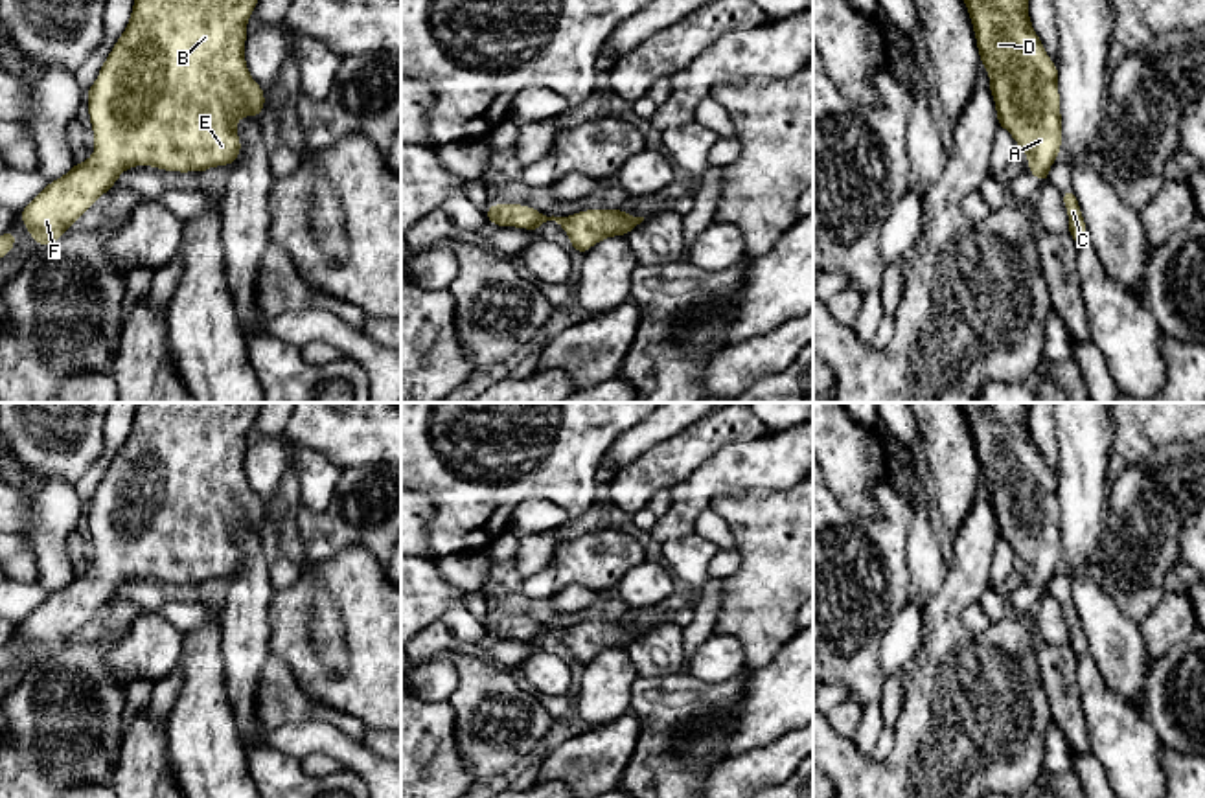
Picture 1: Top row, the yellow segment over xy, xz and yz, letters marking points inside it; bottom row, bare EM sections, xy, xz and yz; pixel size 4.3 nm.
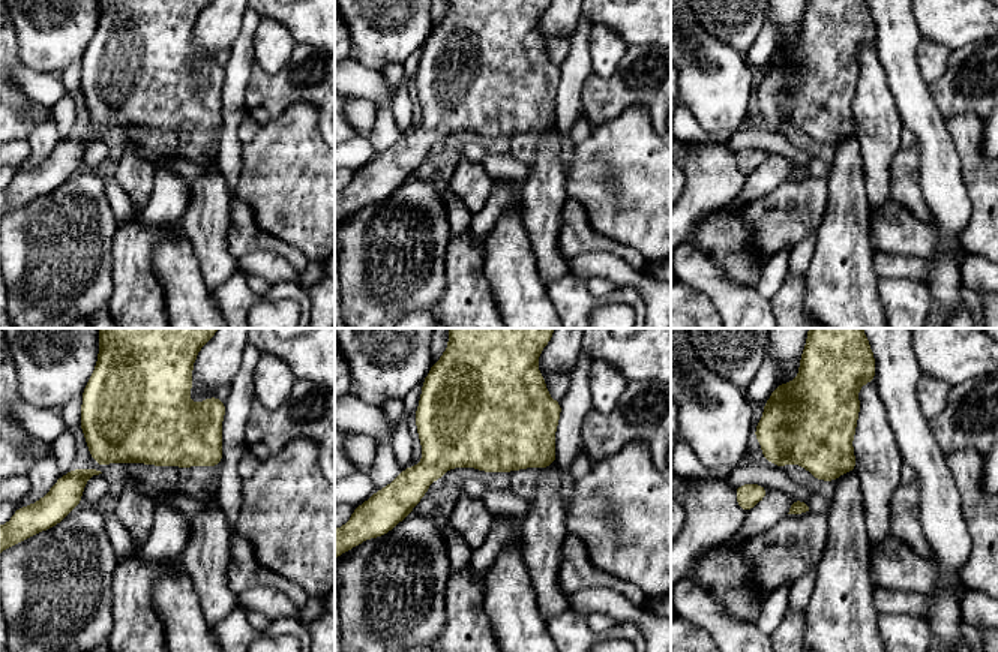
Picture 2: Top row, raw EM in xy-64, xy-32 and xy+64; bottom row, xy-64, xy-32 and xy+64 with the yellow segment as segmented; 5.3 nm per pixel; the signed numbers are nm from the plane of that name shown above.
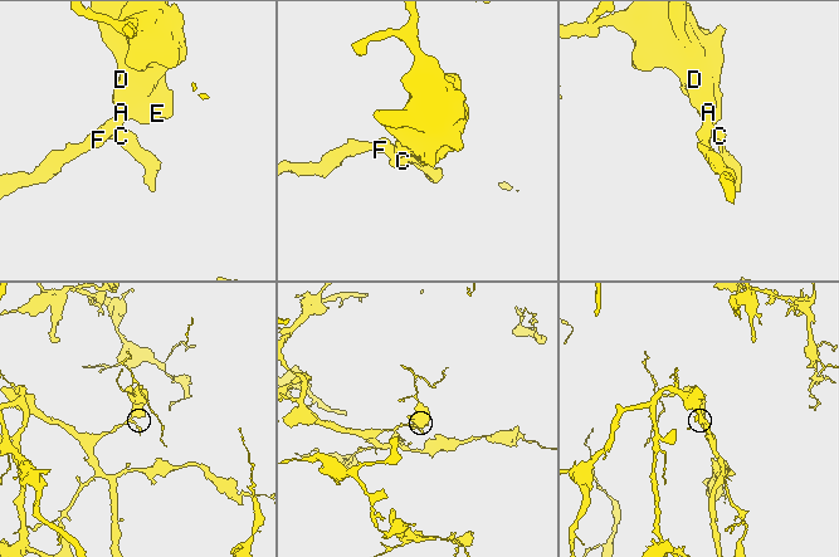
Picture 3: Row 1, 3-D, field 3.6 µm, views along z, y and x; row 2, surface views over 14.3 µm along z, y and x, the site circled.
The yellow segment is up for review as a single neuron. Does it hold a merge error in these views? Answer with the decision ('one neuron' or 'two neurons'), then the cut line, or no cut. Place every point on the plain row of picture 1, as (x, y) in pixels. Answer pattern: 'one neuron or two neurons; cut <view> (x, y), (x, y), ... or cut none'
one neuron; cut none

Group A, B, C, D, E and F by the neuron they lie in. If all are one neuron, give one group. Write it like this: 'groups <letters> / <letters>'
groups A B C D E F

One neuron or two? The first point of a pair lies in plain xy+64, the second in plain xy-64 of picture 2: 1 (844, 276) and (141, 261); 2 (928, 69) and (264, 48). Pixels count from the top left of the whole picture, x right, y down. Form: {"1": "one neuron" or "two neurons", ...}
{"1": "two neurons", "2": "one neuron"}

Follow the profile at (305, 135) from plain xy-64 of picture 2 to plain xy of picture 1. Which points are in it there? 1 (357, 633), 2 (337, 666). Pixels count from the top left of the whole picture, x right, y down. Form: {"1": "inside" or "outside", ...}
{"1": "inside", "2": "outside"}

